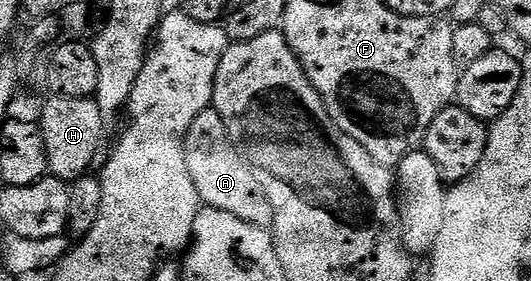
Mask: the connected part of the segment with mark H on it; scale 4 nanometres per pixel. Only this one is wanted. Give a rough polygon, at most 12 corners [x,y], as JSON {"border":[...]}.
{"border":[[50,96],[40,117],[46,169],[91,173],[108,124],[94,97]]}

